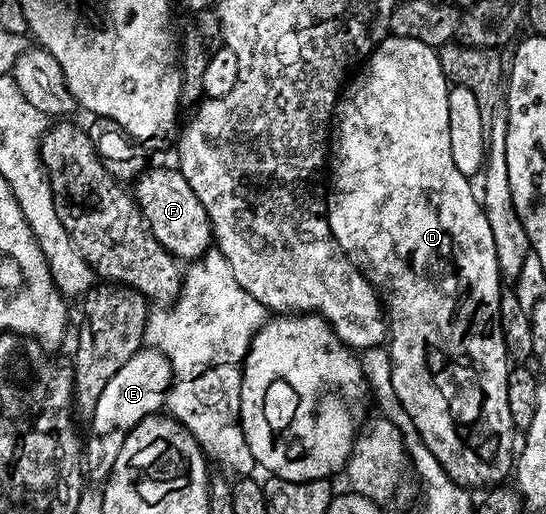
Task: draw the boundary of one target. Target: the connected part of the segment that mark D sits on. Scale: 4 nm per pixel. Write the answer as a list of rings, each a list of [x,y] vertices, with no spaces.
[[[387,35],[386,39],[381,40],[378,47],[369,55],[368,64],[370,64],[370,69],[360,73],[351,84],[349,81],[338,97],[336,119],[332,124],[333,131],[334,128],[338,131],[338,145],[335,148],[333,145],[332,163],[328,168],[330,188],[328,184],[326,221],[346,257],[366,276],[368,282],[381,297],[385,314],[388,317],[388,351],[392,370],[392,386],[402,404],[402,409],[414,424],[414,431],[422,439],[424,446],[432,450],[436,462],[444,466],[448,478],[452,478],[461,488],[482,490],[487,486],[498,486],[505,481],[502,480],[505,476],[511,475],[516,464],[516,440],[514,444],[516,429],[512,422],[512,415],[509,413],[508,395],[505,390],[511,365],[506,355],[504,334],[500,330],[500,298],[503,285],[498,284],[500,269],[496,258],[496,246],[492,238],[492,226],[488,226],[486,210],[476,195],[475,185],[473,188],[470,185],[473,183],[464,174],[460,174],[460,170],[456,170],[452,162],[452,142],[448,142],[448,126],[450,125],[448,81],[442,72],[437,51],[416,38]]]

